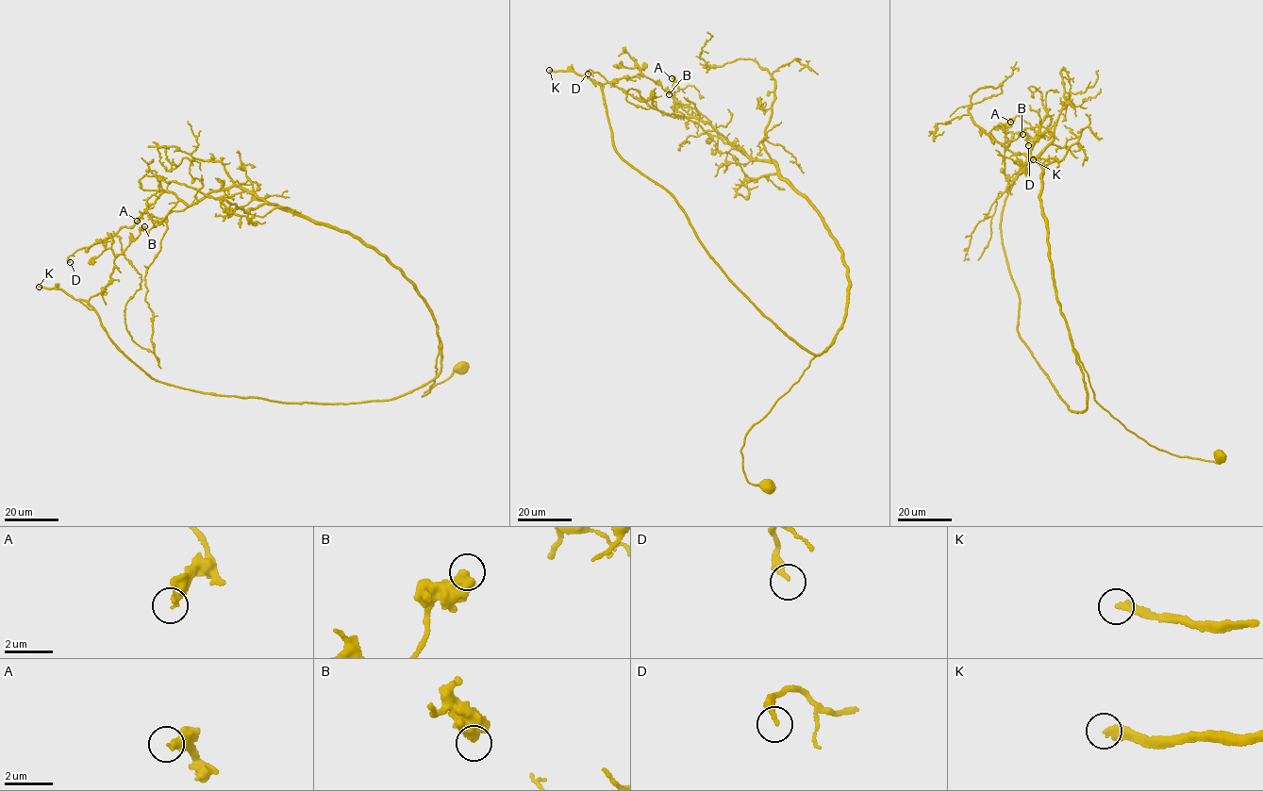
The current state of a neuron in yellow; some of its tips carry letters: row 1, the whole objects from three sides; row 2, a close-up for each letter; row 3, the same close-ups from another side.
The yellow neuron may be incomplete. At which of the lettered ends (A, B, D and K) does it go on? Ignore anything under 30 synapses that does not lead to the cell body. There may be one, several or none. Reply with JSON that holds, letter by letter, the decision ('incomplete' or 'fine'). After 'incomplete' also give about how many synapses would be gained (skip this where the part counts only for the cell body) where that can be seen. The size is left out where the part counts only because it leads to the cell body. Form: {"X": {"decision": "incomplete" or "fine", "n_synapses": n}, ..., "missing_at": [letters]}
{"A": {"decision": "fine"}, "B": {"decision": "fine"}, "D": {"decision": "fine"}, "K": {"decision": "incomplete", "n_synapses": 200}, "missing_at": ["K"]}

